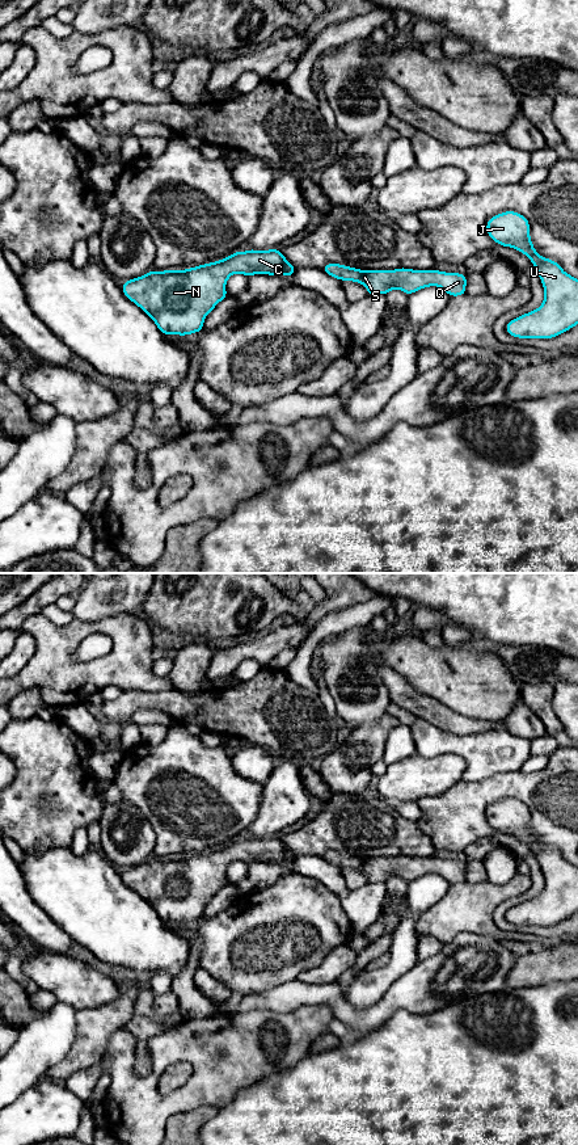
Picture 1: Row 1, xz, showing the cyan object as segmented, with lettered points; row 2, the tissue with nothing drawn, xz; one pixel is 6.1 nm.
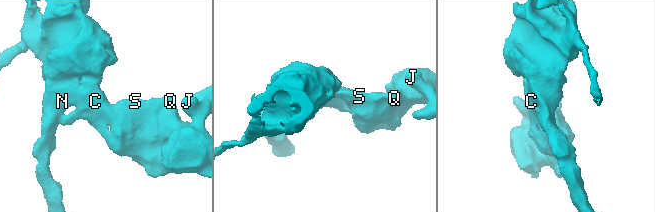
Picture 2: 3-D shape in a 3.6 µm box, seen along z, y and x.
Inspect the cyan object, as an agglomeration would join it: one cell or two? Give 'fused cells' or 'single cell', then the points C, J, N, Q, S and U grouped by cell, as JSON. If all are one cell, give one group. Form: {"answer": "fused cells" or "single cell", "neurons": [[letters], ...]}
{"answer": "fused cells", "neurons": [["C", "N"], ["J", "Q", "S", "U"]]}

